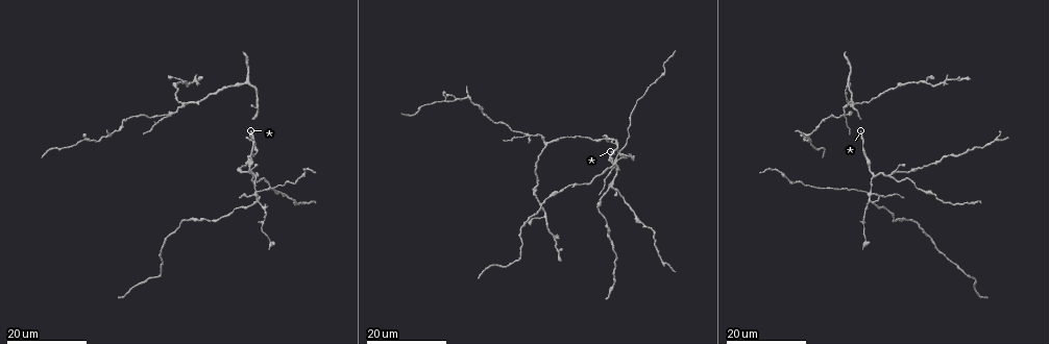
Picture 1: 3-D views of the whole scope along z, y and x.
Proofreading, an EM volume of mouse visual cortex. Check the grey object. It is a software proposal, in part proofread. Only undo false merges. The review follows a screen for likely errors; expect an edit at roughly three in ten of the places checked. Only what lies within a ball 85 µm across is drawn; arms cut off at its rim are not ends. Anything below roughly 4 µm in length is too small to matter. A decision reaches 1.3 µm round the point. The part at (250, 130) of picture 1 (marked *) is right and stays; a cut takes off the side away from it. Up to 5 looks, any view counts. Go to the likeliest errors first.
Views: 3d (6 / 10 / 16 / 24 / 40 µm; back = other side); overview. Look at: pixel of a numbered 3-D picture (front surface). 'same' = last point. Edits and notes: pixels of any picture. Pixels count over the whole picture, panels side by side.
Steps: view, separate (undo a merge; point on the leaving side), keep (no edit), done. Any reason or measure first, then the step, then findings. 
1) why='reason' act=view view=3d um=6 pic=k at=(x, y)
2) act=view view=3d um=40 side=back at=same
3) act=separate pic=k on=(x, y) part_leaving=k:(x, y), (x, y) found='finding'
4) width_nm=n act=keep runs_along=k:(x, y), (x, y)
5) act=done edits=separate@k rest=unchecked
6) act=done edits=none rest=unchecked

why='four or more arms meet' act=view view=3d um=24 pic=1 at=(867, 194)

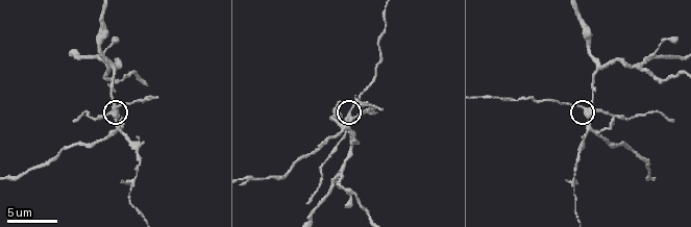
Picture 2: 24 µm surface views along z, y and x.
why='zoom in' act=view view=3d um=10 pic=2 at=(586, 109)

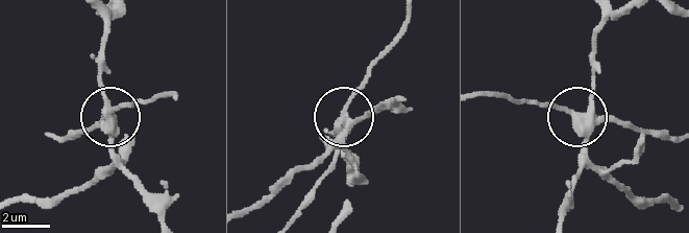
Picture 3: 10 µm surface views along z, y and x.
width_nm=390 act=separate pic=3 on=(116, 107) part_leaving=3:(112, 125), (116, 110), (171, 96) found='two cells meet here'

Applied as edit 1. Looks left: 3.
act=view view=overview

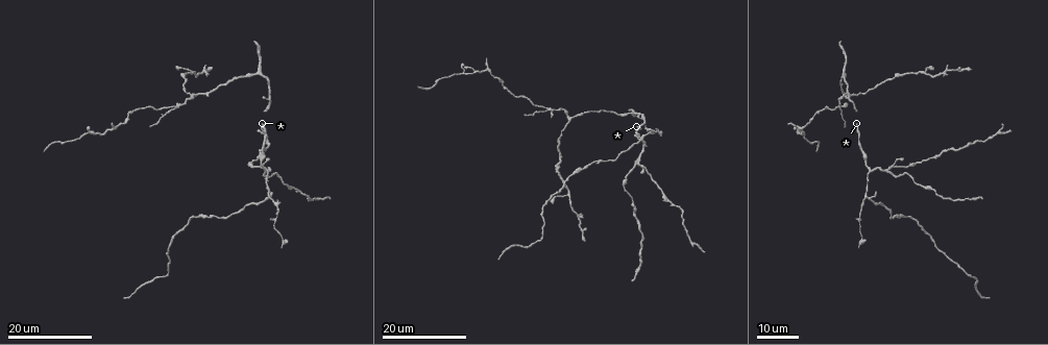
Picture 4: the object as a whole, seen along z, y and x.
act=view view=3d um=16 pic=4 at=(267, 169)

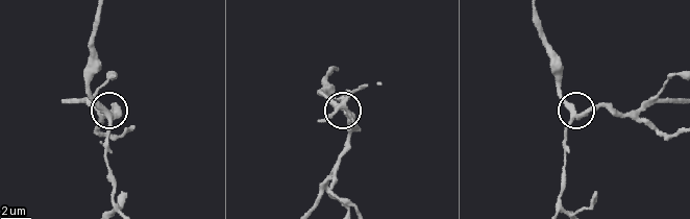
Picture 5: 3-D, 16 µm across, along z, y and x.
act=view view=3d um=6 pic=5 at=(116, 118)

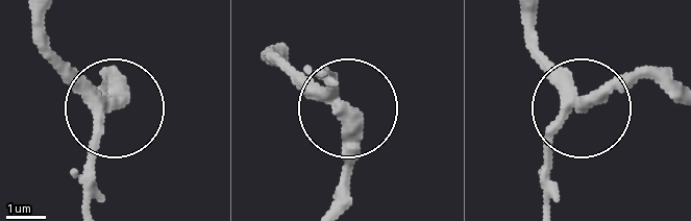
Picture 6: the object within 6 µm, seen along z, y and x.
width_nm=310 act=keep runs_along=6:(524, 9), (527, 40), (584, 106), (670, 79) found='continuous, no second cell'

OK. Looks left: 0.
act=done edits=separate@3 rest=unchecked

